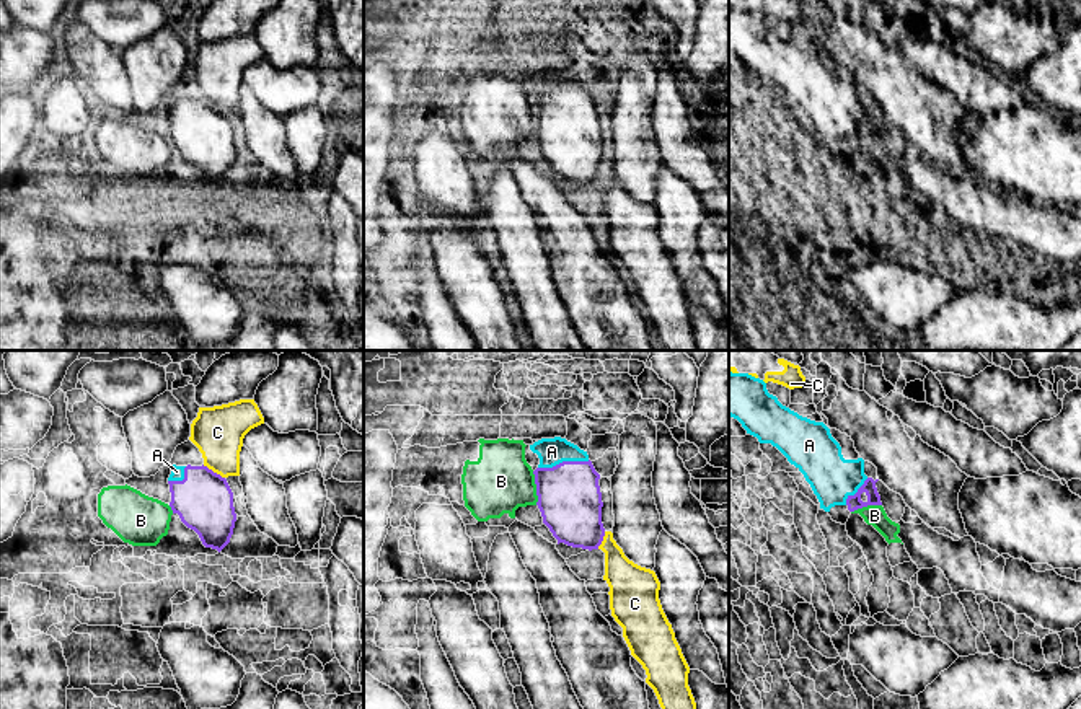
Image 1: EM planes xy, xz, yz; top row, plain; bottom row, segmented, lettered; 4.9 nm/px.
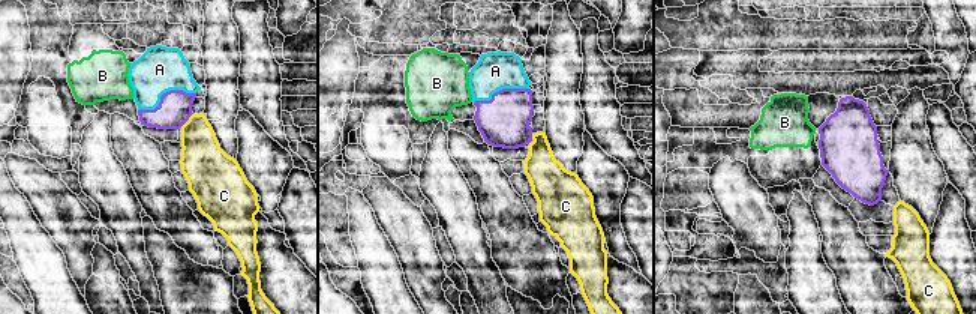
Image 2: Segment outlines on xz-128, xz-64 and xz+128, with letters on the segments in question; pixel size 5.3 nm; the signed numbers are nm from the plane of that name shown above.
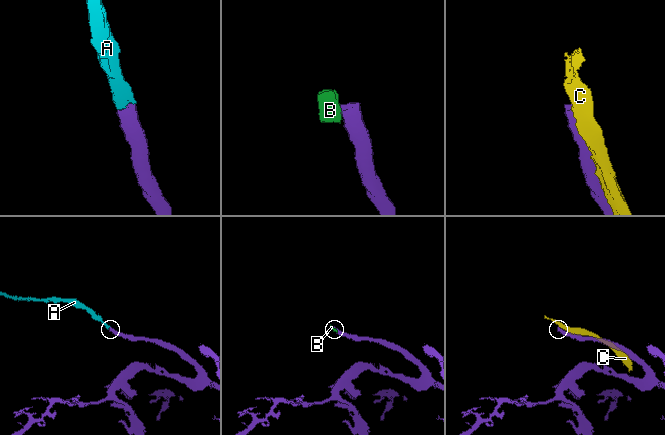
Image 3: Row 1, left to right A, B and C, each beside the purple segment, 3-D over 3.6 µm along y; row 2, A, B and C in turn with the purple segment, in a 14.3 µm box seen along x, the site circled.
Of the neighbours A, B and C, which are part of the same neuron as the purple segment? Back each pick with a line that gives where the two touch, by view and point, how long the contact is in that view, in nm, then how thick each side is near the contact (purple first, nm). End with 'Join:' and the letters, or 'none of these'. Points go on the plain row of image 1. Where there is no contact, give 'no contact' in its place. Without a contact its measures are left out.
A: xz (563, 96) | 260 nm | 320/140 nm
Join: A

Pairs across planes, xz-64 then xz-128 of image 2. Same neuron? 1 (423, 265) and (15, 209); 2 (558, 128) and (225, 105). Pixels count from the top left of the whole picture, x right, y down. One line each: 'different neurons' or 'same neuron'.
1: different neurons
2: same neuron

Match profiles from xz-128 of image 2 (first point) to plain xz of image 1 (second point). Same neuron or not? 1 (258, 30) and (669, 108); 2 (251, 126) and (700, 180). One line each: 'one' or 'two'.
1: one
2: two

